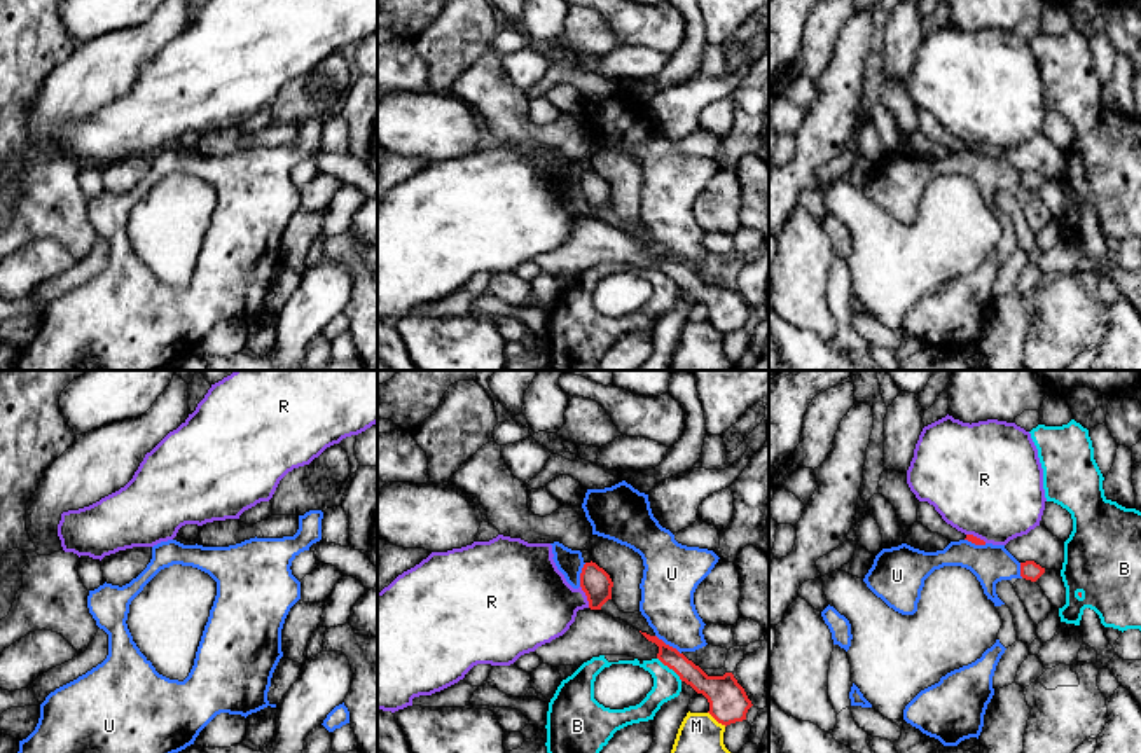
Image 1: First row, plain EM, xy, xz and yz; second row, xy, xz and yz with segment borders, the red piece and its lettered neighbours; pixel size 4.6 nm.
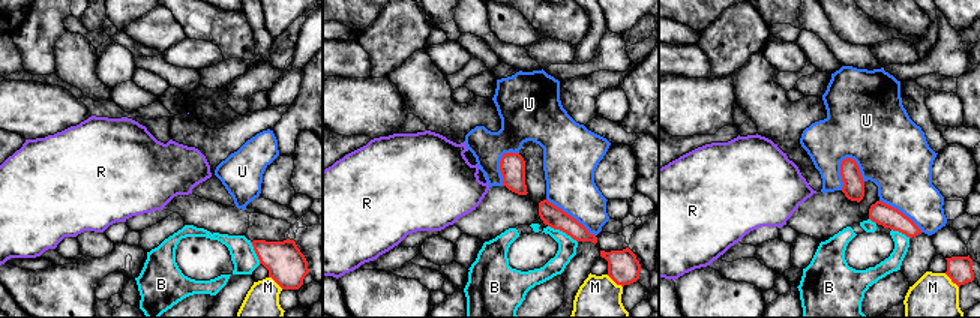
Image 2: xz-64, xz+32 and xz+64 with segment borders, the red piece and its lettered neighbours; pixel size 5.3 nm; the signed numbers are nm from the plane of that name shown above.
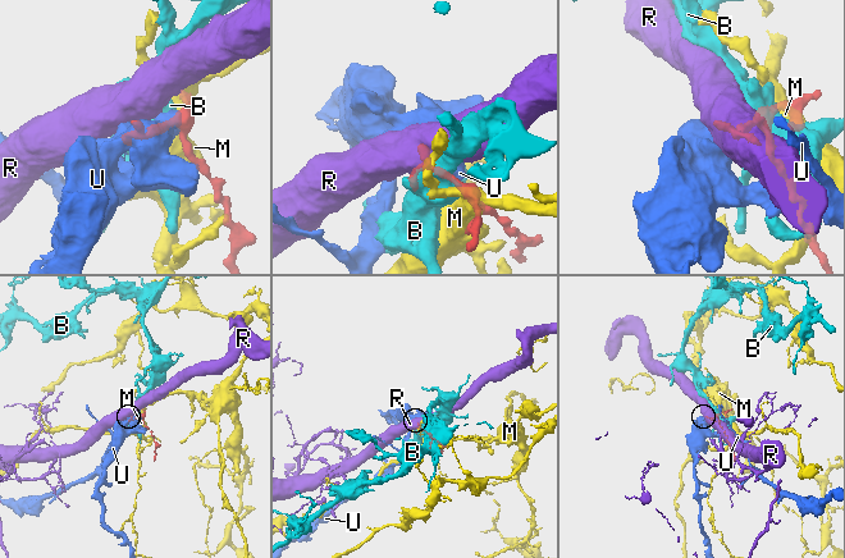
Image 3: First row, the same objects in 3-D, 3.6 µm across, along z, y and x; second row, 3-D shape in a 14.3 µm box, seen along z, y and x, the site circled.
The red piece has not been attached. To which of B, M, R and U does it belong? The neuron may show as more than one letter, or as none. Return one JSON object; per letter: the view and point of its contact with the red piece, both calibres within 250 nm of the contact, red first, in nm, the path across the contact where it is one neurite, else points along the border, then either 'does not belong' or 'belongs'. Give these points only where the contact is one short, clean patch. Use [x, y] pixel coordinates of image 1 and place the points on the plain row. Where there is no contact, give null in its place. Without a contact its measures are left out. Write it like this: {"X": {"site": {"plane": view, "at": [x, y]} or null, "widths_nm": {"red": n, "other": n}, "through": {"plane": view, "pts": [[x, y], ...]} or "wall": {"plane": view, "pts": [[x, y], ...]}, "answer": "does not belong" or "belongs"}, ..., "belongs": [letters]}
{"B": {"site": {"plane": "xz", "at": [670, 276]}, "widths_nm": {"red": 140, "other": 130}, "answer": "does not belong"}, "M": {"site": {"plane": "xz", "at": [717, 329]}, "widths_nm": {"red": 180, "other": 280}, "answer": "does not belong"}, "R": {"site": {"plane": "xz", "at": [586, 203]}, "widths_nm": {"red": 140, "other": 360}, "wall": {"plane": "xz", "pts": [[580, 194], [589, 215]]}, "answer": "does not belong"}, "U": {"site": {"plane": "xz", "at": [668, 254]}, "widths_nm": {"red": 100, "other": 240}, "answer": "does not belong"}, "belongs": []}

